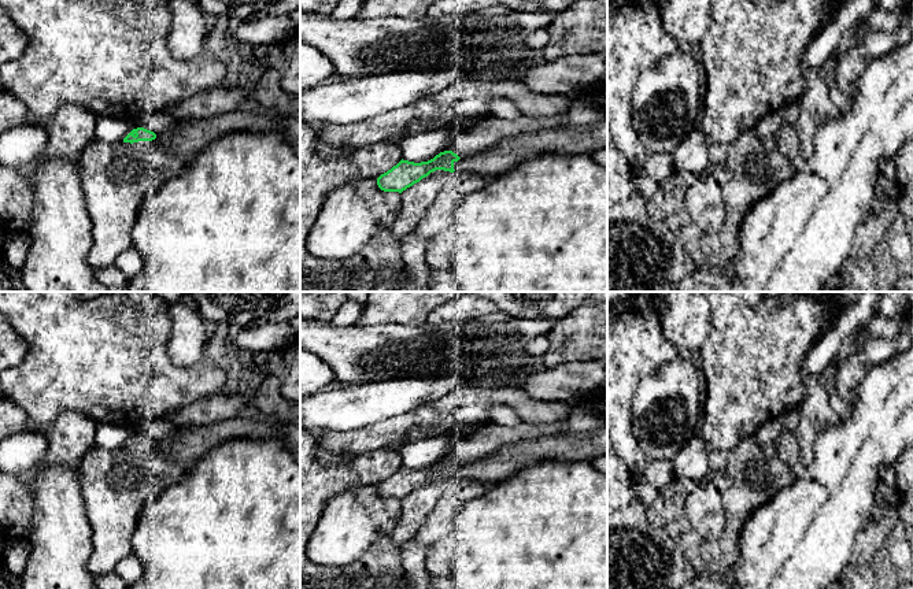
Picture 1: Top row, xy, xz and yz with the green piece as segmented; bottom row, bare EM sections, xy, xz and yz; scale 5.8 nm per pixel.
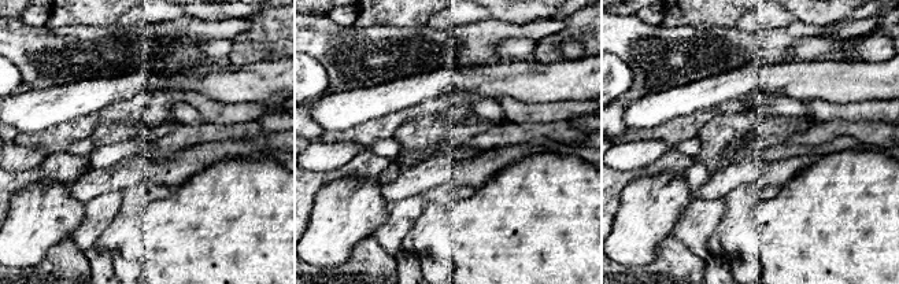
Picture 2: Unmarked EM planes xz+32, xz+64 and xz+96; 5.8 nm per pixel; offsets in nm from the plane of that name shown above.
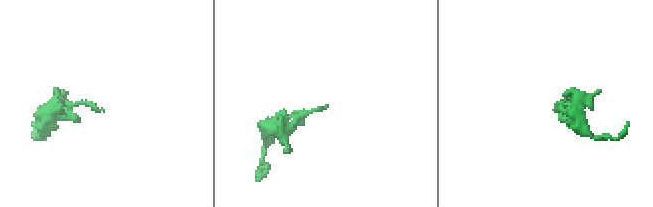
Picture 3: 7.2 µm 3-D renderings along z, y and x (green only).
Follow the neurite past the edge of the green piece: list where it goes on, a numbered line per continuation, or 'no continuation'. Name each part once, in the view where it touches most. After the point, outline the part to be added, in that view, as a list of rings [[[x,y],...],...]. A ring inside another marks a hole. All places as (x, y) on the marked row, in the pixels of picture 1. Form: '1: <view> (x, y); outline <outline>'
1: xy (188, 139); outline [[[236,110],[215,116],[202,118],[181,123],[165,134],[156,134],[152,141],[133,142],[134,147],[156,149],[160,142],[175,156],[189,159],[215,140],[233,131],[284,133],[284,119],[273,119],[259,114]]]

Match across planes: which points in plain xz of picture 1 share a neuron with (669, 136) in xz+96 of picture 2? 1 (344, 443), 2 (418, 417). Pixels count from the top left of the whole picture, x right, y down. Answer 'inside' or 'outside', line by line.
1: inside
2: inside

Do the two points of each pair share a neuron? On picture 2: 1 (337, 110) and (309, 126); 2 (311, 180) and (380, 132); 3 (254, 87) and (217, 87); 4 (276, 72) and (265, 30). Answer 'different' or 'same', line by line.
1: different
2: different
3: same
4: different

